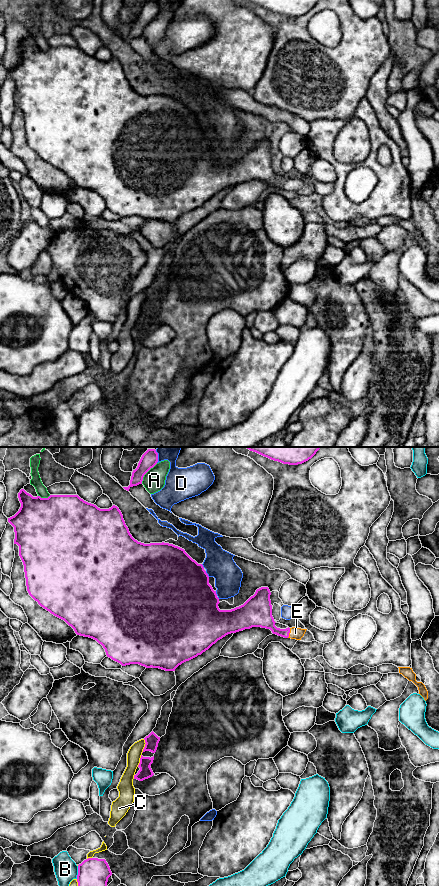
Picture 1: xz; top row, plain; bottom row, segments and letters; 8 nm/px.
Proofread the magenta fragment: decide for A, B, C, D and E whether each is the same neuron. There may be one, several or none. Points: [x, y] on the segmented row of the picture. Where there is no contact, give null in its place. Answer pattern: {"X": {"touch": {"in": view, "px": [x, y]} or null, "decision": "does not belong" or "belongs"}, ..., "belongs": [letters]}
{"A": {"touch": {"in": "xz", "px": [146, 472]}, "decision": "does not belong"}, "B": {"touch": {"in": "xz", "px": [78, 872]}, "decision": "does not belong"}, "C": {"touch": {"in": "xz", "px": [145, 746]}, "decision": "does not belong"}, "D": {"touch": {"in": "xz", "px": [207, 574]}, "decision": "does not belong"}, "E": {"touch": {"in": "xz", "px": [289, 632]}, "decision": "belongs"}, "belongs": ["E"]}

